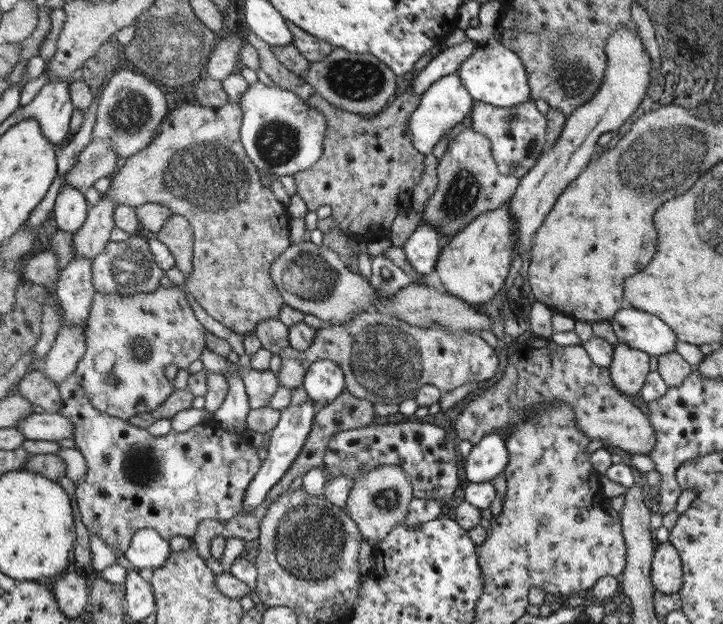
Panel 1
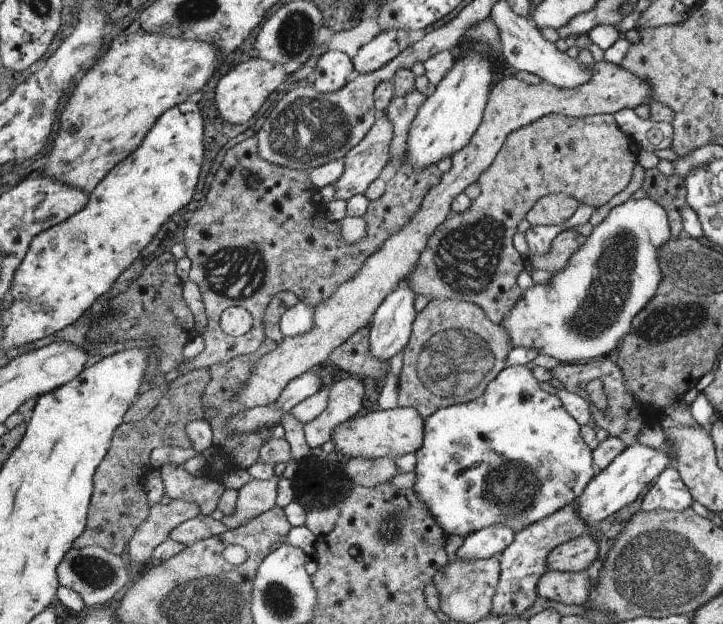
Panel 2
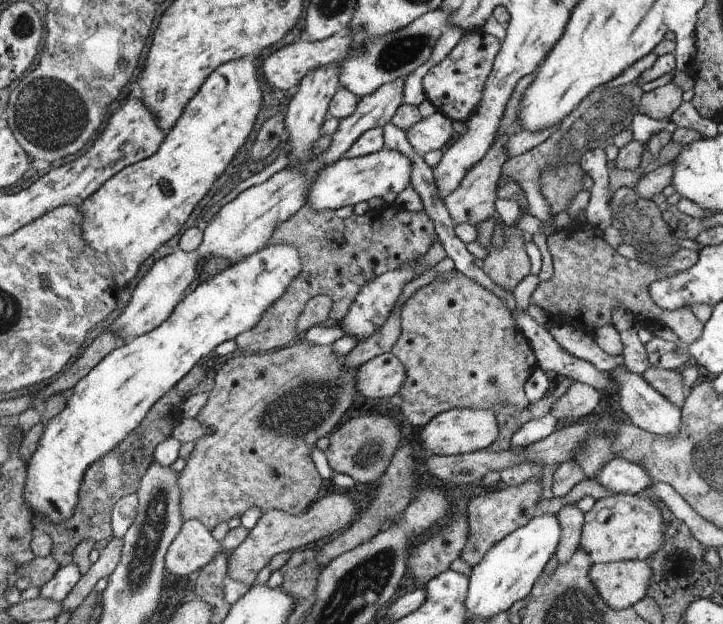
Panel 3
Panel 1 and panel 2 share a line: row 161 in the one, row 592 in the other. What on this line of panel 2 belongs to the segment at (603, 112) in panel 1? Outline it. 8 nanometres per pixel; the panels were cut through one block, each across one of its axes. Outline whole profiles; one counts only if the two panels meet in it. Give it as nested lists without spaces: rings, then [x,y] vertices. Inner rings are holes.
[[[545,572],[539,580],[539,596],[543,600],[555,600],[567,606],[583,606],[591,596],[591,580],[587,572],[567,574],[567,572]]]

